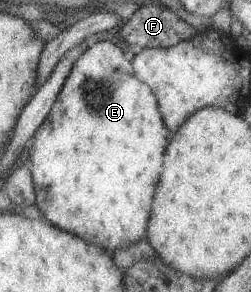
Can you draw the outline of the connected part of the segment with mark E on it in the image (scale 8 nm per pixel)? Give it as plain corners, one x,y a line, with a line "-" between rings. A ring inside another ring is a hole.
97,41
76,56
73,70
35,138
28,163
36,184
36,209
51,224
112,252
148,238
153,196
173,132
163,122
156,92
136,75
133,61
119,46

